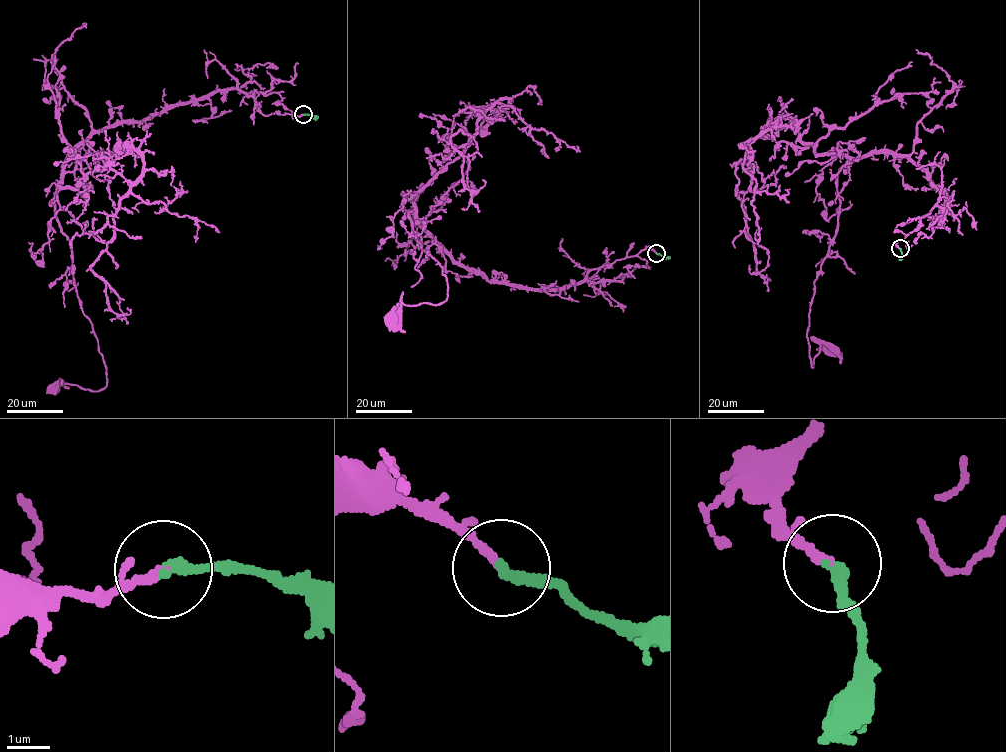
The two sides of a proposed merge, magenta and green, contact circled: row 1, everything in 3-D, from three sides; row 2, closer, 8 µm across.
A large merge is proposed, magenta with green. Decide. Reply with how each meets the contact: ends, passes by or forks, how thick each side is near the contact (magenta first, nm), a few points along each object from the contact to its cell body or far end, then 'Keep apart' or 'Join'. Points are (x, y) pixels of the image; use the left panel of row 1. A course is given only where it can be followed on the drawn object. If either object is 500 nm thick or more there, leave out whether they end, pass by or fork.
At the ring magenta ends. At the ring green ends. Thickness 160 nm (magenta) against 280 nm. Course of magenta: (303, 114), (265, 115), (237, 88), (220, 89), (79, 144), (55, 218), (106, 386), (55, 390). Course of green: (303, 114), (317, 118). Join

